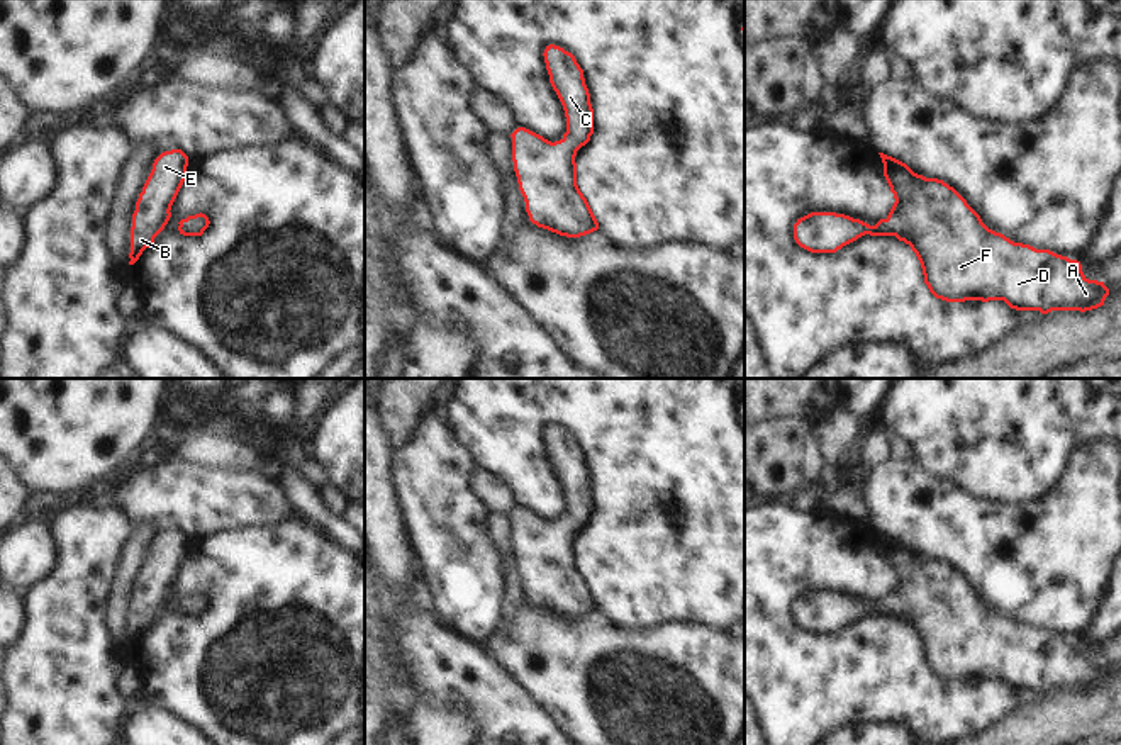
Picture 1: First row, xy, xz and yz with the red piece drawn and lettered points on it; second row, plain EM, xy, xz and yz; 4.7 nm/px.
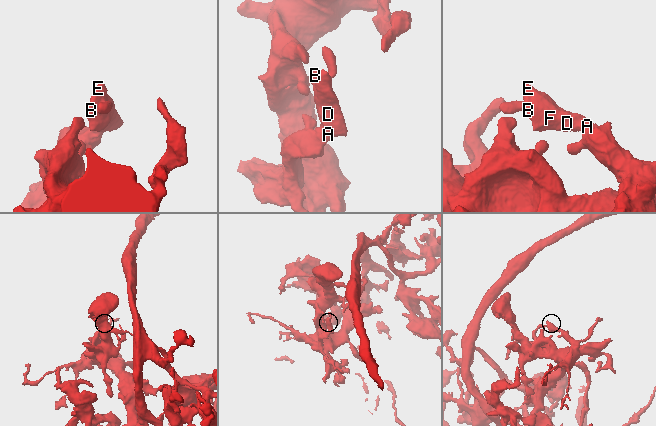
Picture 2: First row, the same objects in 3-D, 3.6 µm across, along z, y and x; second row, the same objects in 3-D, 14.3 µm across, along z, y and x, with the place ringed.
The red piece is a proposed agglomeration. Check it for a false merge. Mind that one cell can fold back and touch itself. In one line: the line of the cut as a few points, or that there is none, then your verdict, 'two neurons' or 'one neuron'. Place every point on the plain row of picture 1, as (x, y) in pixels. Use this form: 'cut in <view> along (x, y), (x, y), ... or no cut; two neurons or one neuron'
no cut; one neuron

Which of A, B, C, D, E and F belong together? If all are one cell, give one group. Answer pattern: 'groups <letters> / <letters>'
groups A B C D E F

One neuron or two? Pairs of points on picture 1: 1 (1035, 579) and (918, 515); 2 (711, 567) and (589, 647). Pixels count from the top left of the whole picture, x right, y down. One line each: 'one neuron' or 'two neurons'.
1: one neuron
2: two neurons

